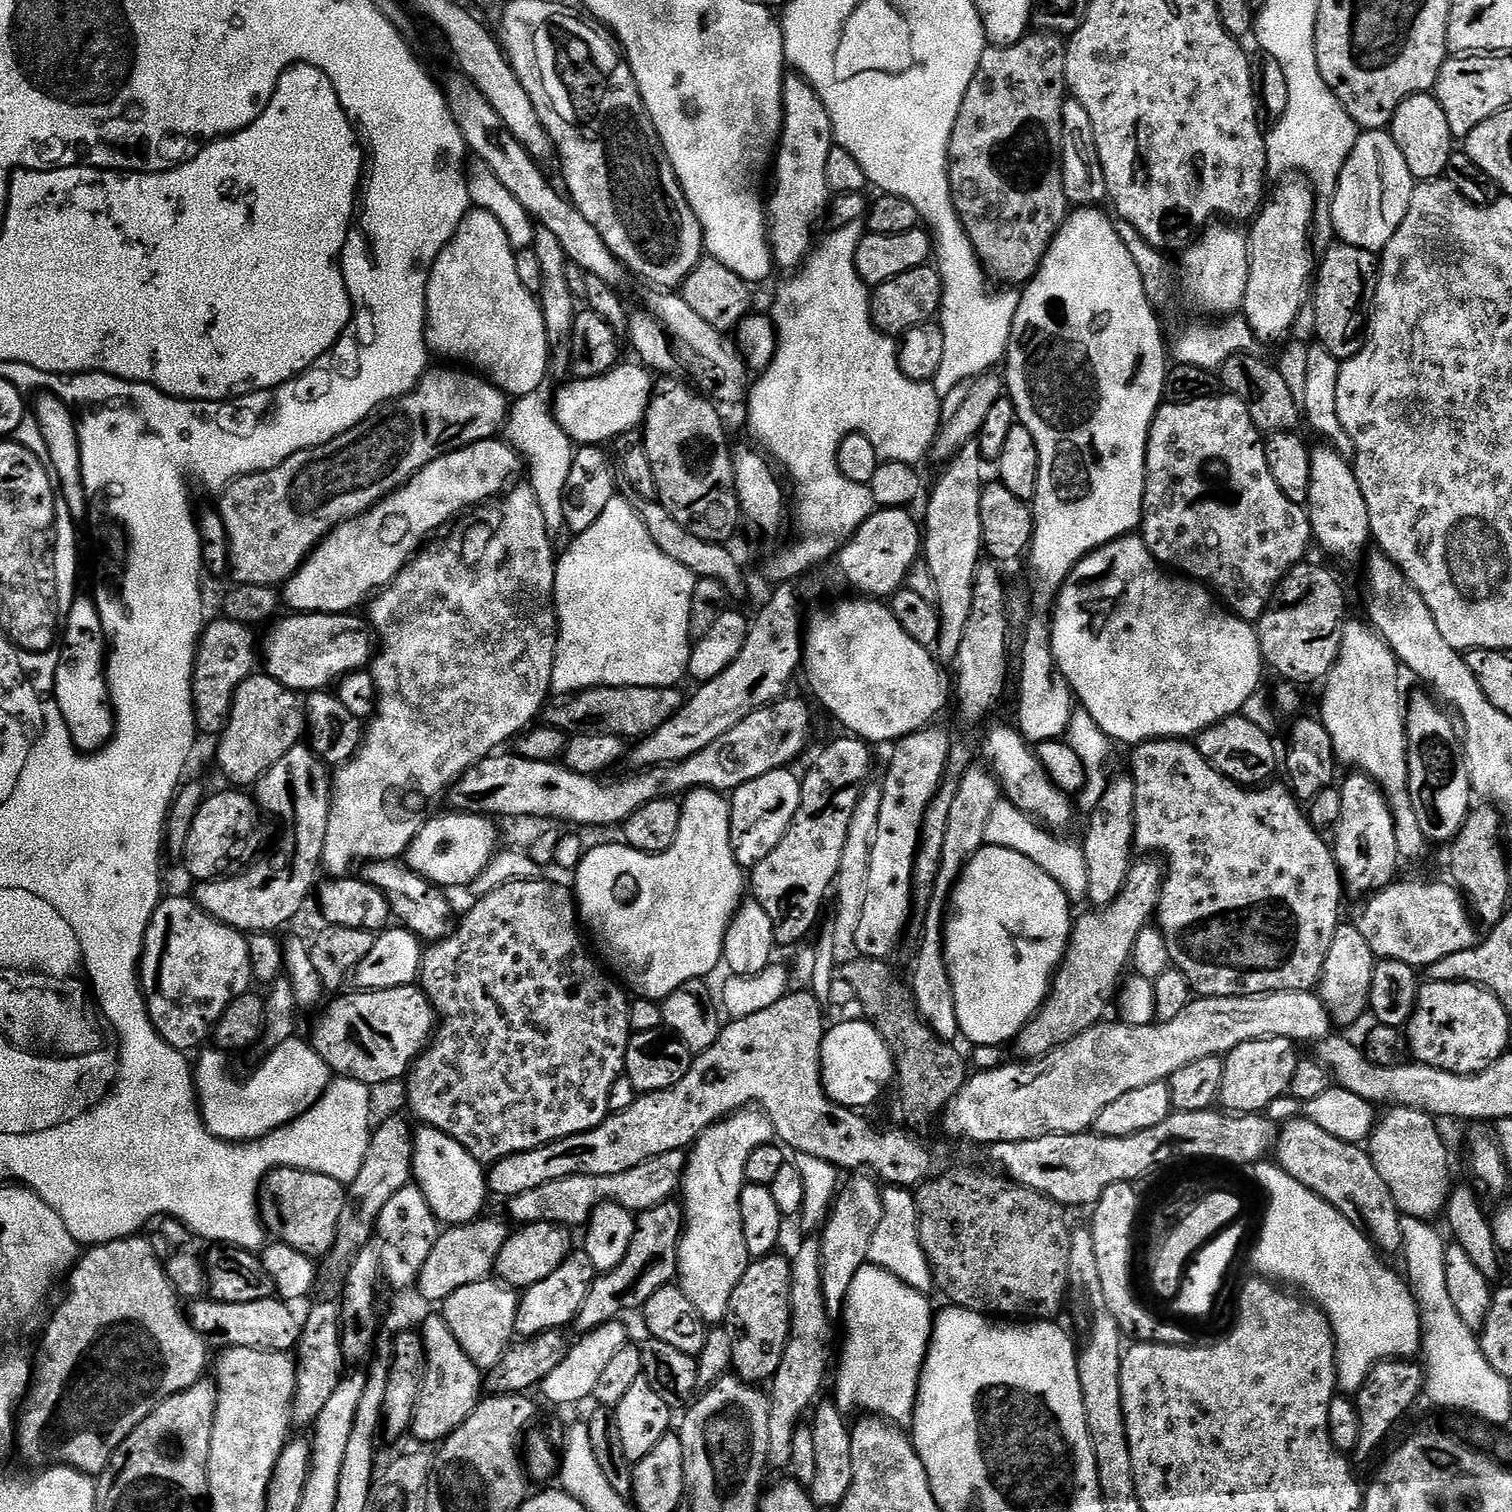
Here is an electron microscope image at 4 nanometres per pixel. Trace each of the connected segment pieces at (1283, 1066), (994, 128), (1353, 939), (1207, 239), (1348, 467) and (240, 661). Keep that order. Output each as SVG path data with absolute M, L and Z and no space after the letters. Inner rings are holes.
M1286 1038L1242 1042L1242 1046L1223 1057L1219 1107L1229 1114L1260 1114L1267 1110L1279 1096L1288 1092L1298 1059L1296 1048L1297 1045Z
M1043 30L1025 34L1016 44L985 47L982 58L978 62L978 70L962 98L962 110L958 110L958 118L954 122L954 130L948 147L948 181L952 191L952 201L956 207L958 218L964 227L964 233L970 238L970 242L976 251L976 257L980 259L980 265L993 281L1000 286L1023 286L1034 278L1040 264L1047 254L1052 240L1058 234L1058 230L1070 215L1070 205L1066 198L1066 190L1062 186L1062 110L1066 99L1066 44L1059 35Z
M1341 922L1336 927L1334 942L1330 942L1330 950L1326 954L1318 985L1318 995L1326 1006L1333 1025L1340 1027L1341 1024L1342 1027L1348 1028L1366 1016L1370 1002L1370 981L1374 978L1377 959L1355 923Z
M1224 222L1205 227L1197 235L1201 236L1185 250L1180 264L1178 260L1178 268L1182 273L1182 288L1188 291L1193 306L1213 312L1213 317L1216 318L1239 313L1244 307L1248 281L1248 238L1243 231L1240 233L1236 228L1239 227L1229 226Z
M1323 446L1313 447L1310 458L1310 498L1306 505L1308 521L1312 524L1315 543L1321 544L1325 552L1336 560L1354 561L1358 556L1365 555L1364 547L1372 540L1370 526L1370 510L1366 510L1366 498L1362 498L1362 490L1356 481L1356 469L1335 448Z
M227 618L205 623L196 650L196 665L192 671L192 705L196 715L197 733L219 737L230 718L234 694L248 676L258 668L258 636L246 624Z

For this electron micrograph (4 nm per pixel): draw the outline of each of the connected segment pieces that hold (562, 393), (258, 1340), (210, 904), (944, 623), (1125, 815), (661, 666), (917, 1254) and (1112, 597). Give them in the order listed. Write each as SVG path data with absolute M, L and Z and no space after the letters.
M621 362L604 376L571 383L555 393L554 415L566 435L580 446L604 446L607 440L615 441L617 436L639 429L654 391L653 373L639 362Z
M201 1298L187 1305L186 1315L192 1329L213 1345L216 1343L230 1348L261 1348L267 1352L291 1353L300 1337L301 1321L288 1308L291 1307L279 1298L241 1304Z
M301 742L285 754L254 786L254 799L269 817L284 816L284 824L292 835L292 840L284 836L280 840L280 849L269 860L257 859L255 863L239 874L224 877L223 880L205 880L197 883L194 899L197 906L206 914L210 914L220 924L230 926L234 930L251 934L253 932L275 933L276 928L288 924L304 908L308 895L313 895L317 887L316 875L321 875L324 858L324 843L326 842L326 826L332 813L332 781L330 769L324 761L312 753L307 743Z
M973 442L962 446L958 454L949 460L944 472L936 480L932 488L932 497L928 500L928 509L922 516L922 560L928 564L934 581L939 587L937 600L940 618L940 635L938 637L939 655L945 656L948 662L955 661L958 646L962 642L962 633L966 630L966 622L970 619L970 606L974 606L974 574L982 560L984 539L982 538L982 510L980 509L980 490L982 479L980 471L986 468L986 462L980 457L980 445Z
M1113 775L1106 786L1106 794L1102 794L1102 802L1098 802L1091 809L1092 817L1088 820L1088 833L1082 839L1084 857L1086 858L1086 875L1088 880L1089 905L1097 909L1112 904L1118 898L1120 891L1126 886L1126 874L1134 863L1134 845L1136 842L1136 782L1131 775Z
M616 495L608 505L606 510L602 510L602 515L598 517L598 522L590 526L590 530L579 533L576 540L564 553L559 553L556 561L556 622L558 625L558 635L556 637L556 657L554 658L554 670L552 671L552 692L564 692L560 694L575 694L584 692L587 688L613 688L614 686L650 686L651 688L667 688L679 685L680 679L685 679L688 670L688 659L692 653L692 644L688 639L690 630L690 598L694 594L694 586L698 577L682 562L674 562L674 558L666 558L662 550L654 544L654 539L650 538L650 533L646 530L642 518L636 512L636 508L631 501L623 495Z
M892 1185L885 1189L882 1220L878 1224L878 1229L874 1230L867 1256L869 1263L894 1274L916 1292L928 1294L933 1291L932 1272L929 1270L925 1252L920 1246L920 1235L917 1230L916 1197L909 1189L896 1188Z
M1140 534L1119 536L1114 542L1095 548L1089 556L1078 561L1074 570L1066 578L1066 582L1060 587L1060 595L1054 601L1052 614L1053 616L1050 616L1052 653L1060 673L1072 687L1073 697L1078 701L1079 707L1086 709L1090 718L1098 722L1098 726L1106 733L1109 740L1113 742L1121 740L1122 743L1128 744L1127 746L1145 744L1147 740L1192 738L1210 725L1219 724L1220 721L1237 715L1243 709L1244 703L1261 687L1260 675L1266 672L1264 656L1260 653L1260 638L1257 629L1249 621L1232 615L1227 607L1217 603L1213 593L1203 584L1165 570L1160 561L1152 557L1152 551L1145 546L1143 535Z

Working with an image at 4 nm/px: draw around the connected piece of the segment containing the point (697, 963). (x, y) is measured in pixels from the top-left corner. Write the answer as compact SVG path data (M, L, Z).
M696 788L683 797L680 806L680 821L678 822L678 838L674 838L674 846L670 846L670 850L649 854L629 848L628 845L623 842L617 842L617 844L600 844L597 848L589 847L587 851L585 851L580 865L574 869L574 876L576 876L574 895L579 919L582 921L590 940L590 935L592 935L593 941L591 940L591 943L594 945L594 948L594 943L596 943L597 948L595 948L595 951L597 953L600 951L601 954L604 955L605 962L603 961L603 963L607 965L633 993L636 991L635 995L637 997L663 1002L667 996L687 986L690 981L703 981L705 979L704 976L710 975L716 967L721 967L726 930L730 926L734 914L738 911L746 896L746 872L734 858L734 850L730 842L731 813L731 803L729 803L721 793L715 792L712 788Z

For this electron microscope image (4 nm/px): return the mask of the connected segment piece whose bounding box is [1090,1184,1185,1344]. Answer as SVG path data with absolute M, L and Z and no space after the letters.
M1115 1184L1102 1190L1102 1198L1091 1209L1092 1237L1094 1238L1094 1258L1098 1258L1098 1278L1102 1278L1102 1304L1118 1322L1125 1337L1133 1336L1133 1341L1153 1344L1156 1340L1185 1341L1185 1336L1172 1328L1160 1328L1149 1320L1147 1307L1140 1308L1132 1297L1132 1231L1136 1228L1136 1215L1140 1212L1140 1196L1132 1184Z

